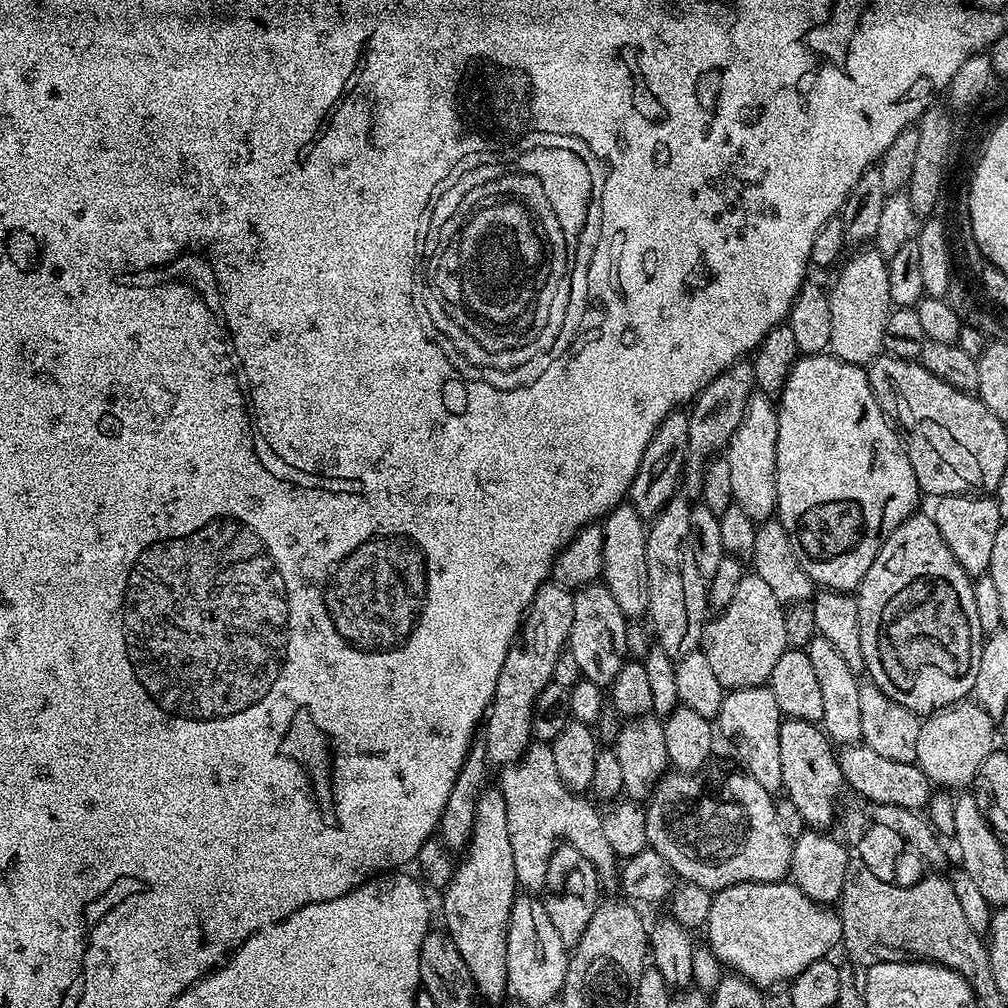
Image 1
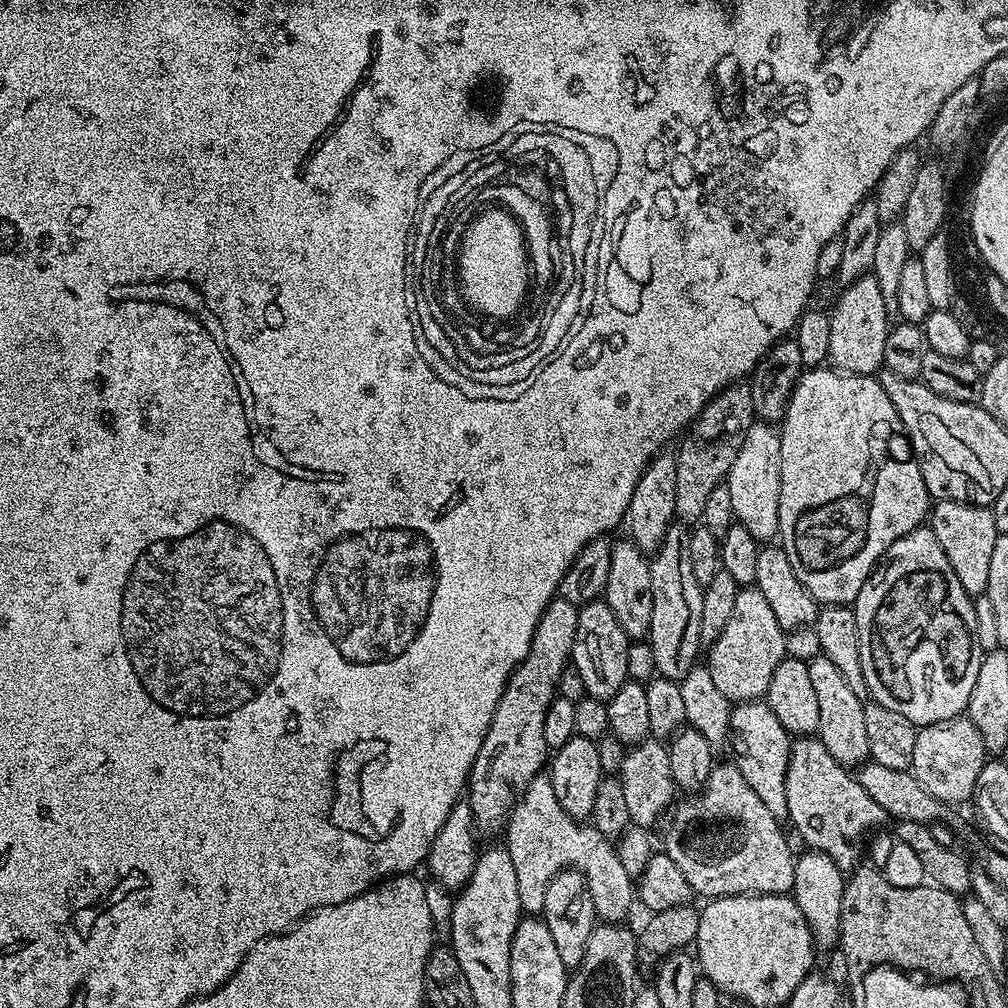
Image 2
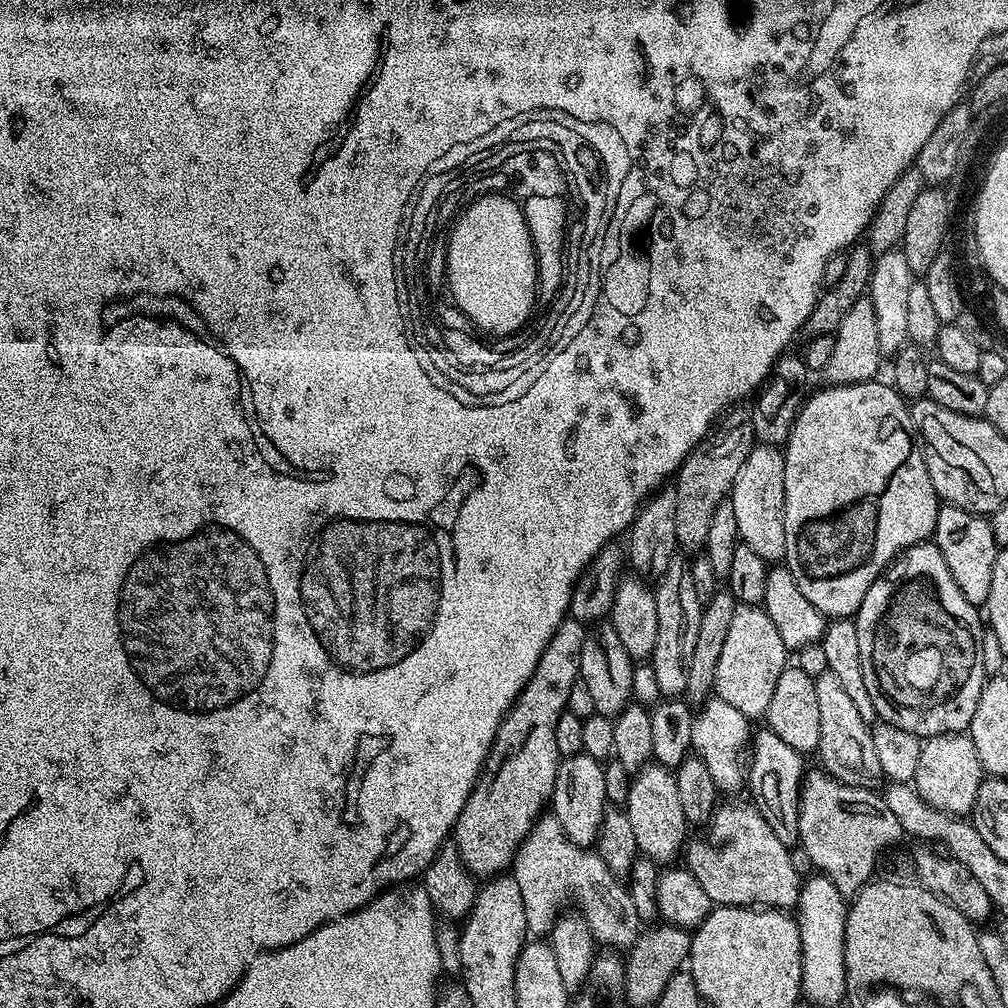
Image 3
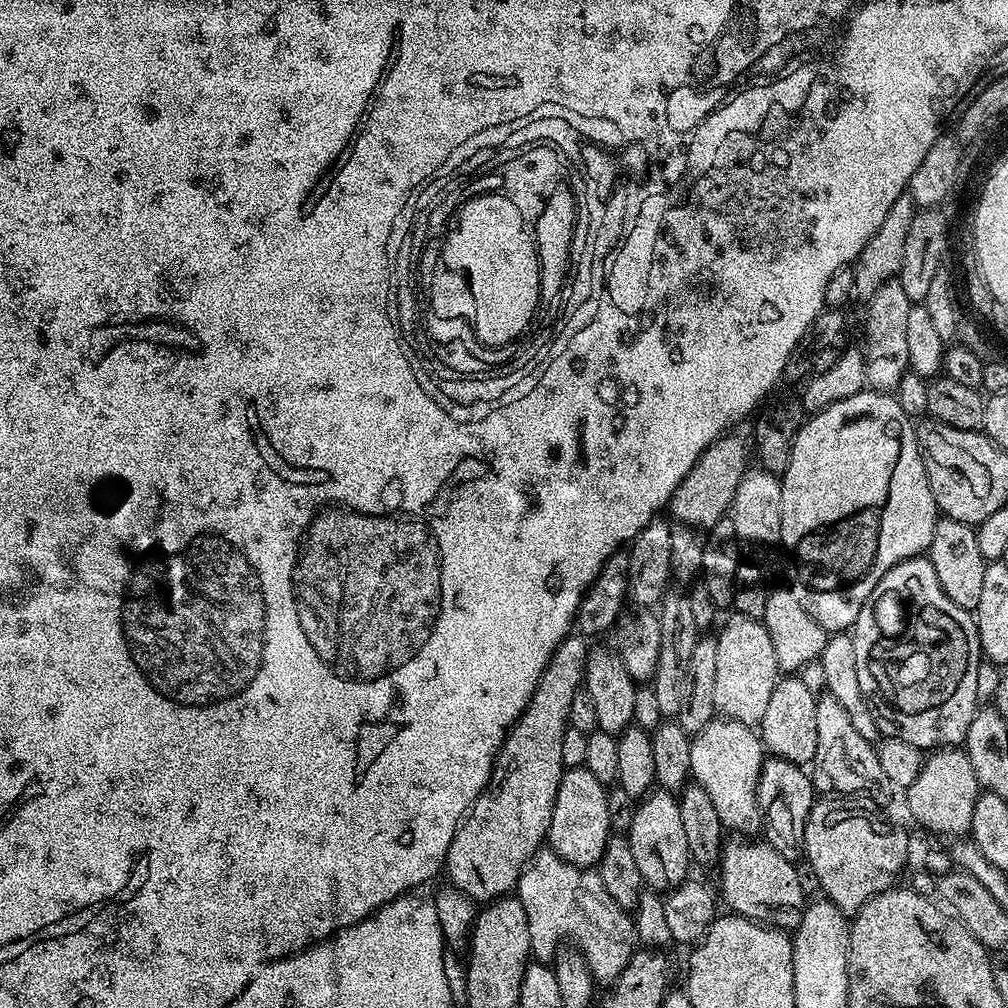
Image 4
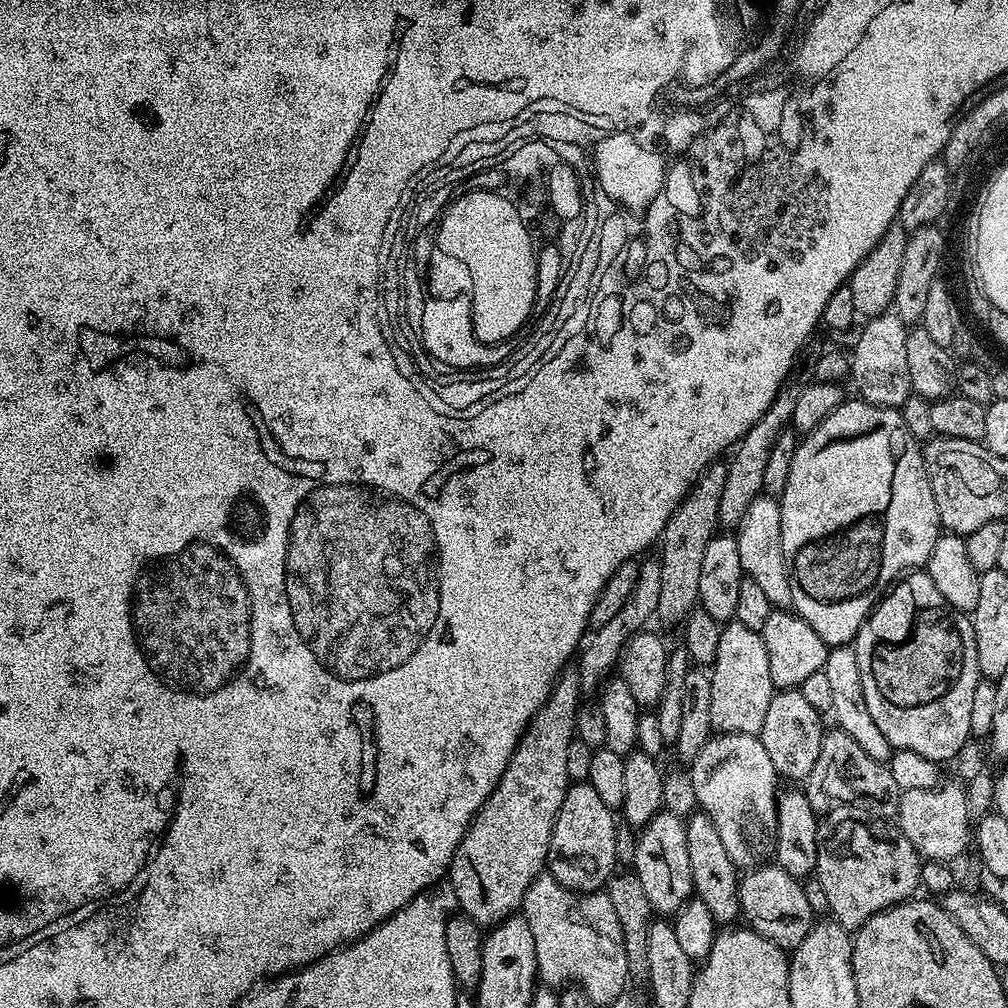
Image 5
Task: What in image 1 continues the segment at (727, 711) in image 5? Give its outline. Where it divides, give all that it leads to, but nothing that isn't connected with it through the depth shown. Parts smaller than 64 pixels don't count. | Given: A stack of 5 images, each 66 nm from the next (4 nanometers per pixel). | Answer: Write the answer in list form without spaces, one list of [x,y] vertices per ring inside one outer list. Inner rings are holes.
[[[744,574],[738,582],[737,590],[734,591],[734,598],[705,623],[702,651],[706,654],[710,667],[714,669],[714,675],[718,677],[718,682],[724,689],[759,688],[767,685],[770,674],[774,674],[774,666],[778,663],[778,658],[782,658],[782,654],[790,647],[786,638],[785,611],[785,605],[781,604],[778,598],[774,598],[770,586],[766,586],[762,578],[758,578],[755,574]]]

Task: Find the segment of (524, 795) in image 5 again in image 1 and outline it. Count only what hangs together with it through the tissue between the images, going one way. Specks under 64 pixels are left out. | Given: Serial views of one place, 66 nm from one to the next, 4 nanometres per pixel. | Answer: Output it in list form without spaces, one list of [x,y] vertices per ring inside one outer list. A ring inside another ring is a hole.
[[[545,582],[536,592],[524,623],[518,633],[518,642],[502,662],[498,686],[494,690],[492,706],[486,713],[482,739],[489,761],[496,766],[516,763],[528,745],[533,743],[532,707],[547,684],[552,683],[554,662],[566,650],[570,626],[574,626],[574,595],[569,589],[555,582]],[[488,724],[488,726],[487,726]],[[484,732],[484,733],[483,733]]]

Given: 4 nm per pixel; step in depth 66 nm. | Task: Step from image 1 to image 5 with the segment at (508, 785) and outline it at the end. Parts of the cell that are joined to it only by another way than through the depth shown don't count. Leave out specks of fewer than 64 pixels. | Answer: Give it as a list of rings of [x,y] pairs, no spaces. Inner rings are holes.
[[[541,874],[537,876],[536,881],[529,886],[526,892],[526,898],[522,905],[522,915],[526,918],[526,922],[530,922],[530,934],[534,934],[534,948],[536,950],[536,967],[538,976],[545,985],[548,986],[575,986],[583,990],[589,998],[593,1000],[597,1006],[610,1006],[620,997],[626,990],[624,984],[630,980],[628,971],[628,963],[626,962],[626,946],[624,945],[624,934],[622,932],[622,922],[618,922],[618,914],[614,910],[614,906],[610,902],[607,891],[601,890],[598,892],[578,893],[571,892],[570,889],[560,885],[558,880],[555,880],[551,874]]]

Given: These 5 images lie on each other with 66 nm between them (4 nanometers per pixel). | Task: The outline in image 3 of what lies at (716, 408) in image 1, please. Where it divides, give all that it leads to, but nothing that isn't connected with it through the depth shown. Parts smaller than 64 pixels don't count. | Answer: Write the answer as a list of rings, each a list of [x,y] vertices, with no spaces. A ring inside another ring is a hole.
[[[731,412],[727,413],[728,420],[721,419],[718,426],[713,427],[704,439],[693,446],[688,457],[674,473],[678,502],[674,517],[676,543],[681,549],[685,548],[686,551],[692,552],[691,554],[699,553],[704,548],[709,533],[710,518],[718,504],[729,499],[732,489],[736,486],[738,470],[742,470],[742,462],[746,462],[754,447],[749,413]]]

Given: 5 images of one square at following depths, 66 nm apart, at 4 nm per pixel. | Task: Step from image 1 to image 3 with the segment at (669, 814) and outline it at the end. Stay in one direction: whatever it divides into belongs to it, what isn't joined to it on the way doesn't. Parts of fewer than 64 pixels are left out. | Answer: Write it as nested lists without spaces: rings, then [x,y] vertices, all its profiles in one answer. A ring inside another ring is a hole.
[[[748,802],[721,803],[703,832],[704,837],[687,841],[682,860],[694,878],[698,878],[713,905],[795,909],[802,877],[794,872],[790,863],[789,845],[778,842],[778,836],[766,826],[766,818],[762,818],[755,806]]]

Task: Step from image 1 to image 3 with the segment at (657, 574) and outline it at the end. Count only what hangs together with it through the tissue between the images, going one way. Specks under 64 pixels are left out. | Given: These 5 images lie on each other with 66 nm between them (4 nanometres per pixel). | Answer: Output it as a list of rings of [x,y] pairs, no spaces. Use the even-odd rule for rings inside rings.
[[[673,562],[655,581],[654,591],[658,602],[658,642],[654,642],[650,663],[658,677],[661,697],[680,698],[685,695],[689,681],[690,662],[693,660],[694,646],[697,645],[702,609],[698,594],[694,594],[689,565]]]

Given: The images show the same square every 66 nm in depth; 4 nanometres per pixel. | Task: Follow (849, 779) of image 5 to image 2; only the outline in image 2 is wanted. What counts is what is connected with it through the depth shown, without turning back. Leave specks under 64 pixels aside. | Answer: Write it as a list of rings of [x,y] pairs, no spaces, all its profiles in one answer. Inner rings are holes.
[[[818,655],[813,660],[807,661],[810,670],[810,682],[818,697],[818,726],[819,738],[826,750],[834,759],[849,770],[865,763],[869,759],[868,743],[866,742],[866,714],[864,713],[865,701],[850,690],[850,682],[842,676],[842,670],[834,666],[834,662],[826,655]]]

